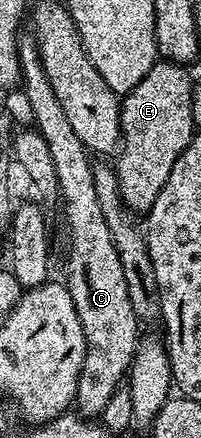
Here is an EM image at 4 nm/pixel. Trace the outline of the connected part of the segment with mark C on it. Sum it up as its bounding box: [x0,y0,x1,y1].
[17,34,139,418]

